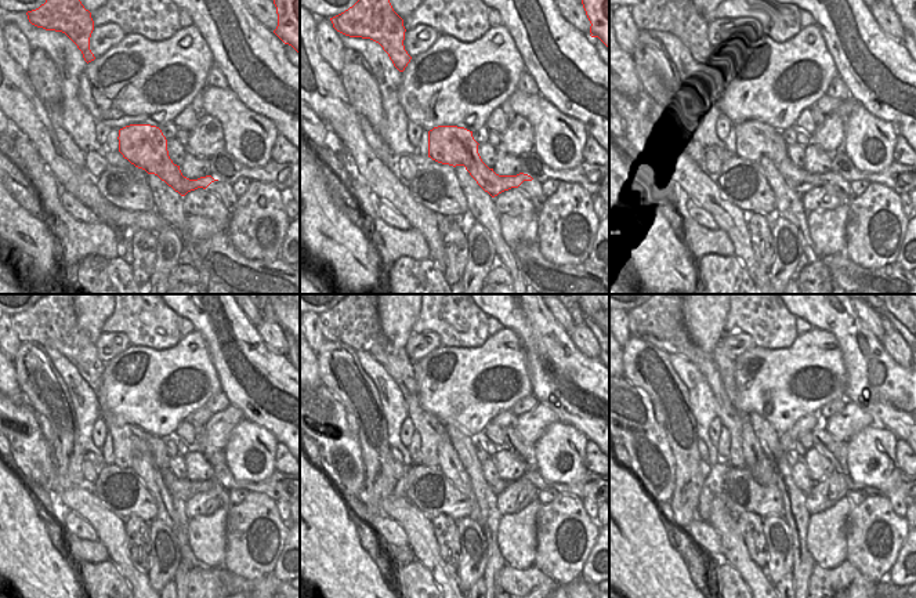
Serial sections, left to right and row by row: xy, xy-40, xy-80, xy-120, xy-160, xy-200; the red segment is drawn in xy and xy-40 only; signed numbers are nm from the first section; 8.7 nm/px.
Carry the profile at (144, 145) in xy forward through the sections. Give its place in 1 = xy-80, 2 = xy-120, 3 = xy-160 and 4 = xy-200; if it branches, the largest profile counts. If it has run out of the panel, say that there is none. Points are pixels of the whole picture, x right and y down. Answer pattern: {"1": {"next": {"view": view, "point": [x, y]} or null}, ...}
{"1": {"next": {"view": "xy-80", "point": [755, 140]}}, "2": {"next": {"view": "xy-120", "point": [50, 322]}}, "3": {"next": {"view": "xy-160", "point": [354, 322]}}, "4": {"next": {"view": "xy-200", "point": [659, 322]}}}

